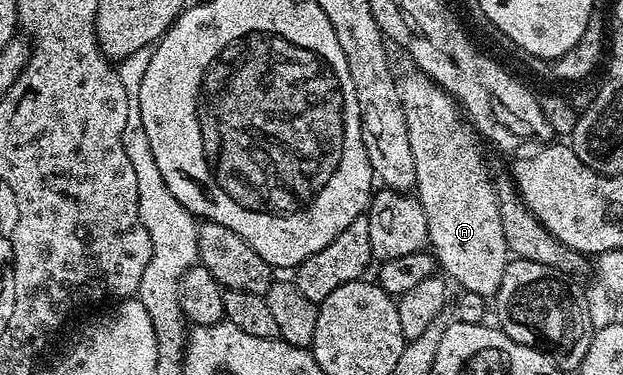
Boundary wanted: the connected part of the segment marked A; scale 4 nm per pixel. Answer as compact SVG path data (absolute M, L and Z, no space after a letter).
M410 70L410 74L400 75L399 78L401 103L407 116L407 140L411 140L411 152L415 159L415 197L421 203L423 216L427 216L431 253L436 265L440 269L442 266L446 270L444 273L450 279L453 277L461 290L479 292L486 296L496 295L511 255L507 236L503 236L503 220L497 203L495 182L492 177L489 179L489 170L481 155L482 143L451 95L441 86L436 86L420 70Z

